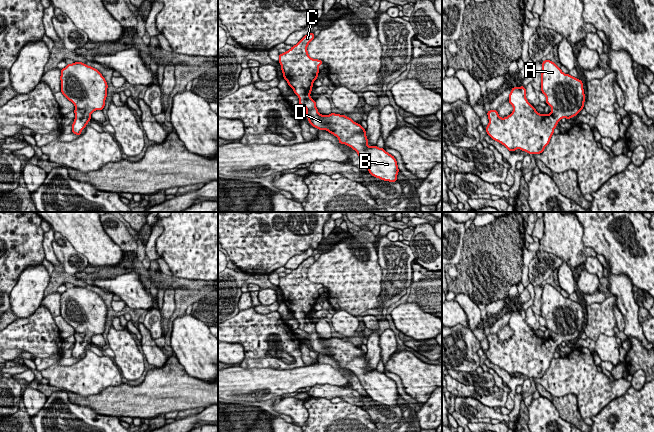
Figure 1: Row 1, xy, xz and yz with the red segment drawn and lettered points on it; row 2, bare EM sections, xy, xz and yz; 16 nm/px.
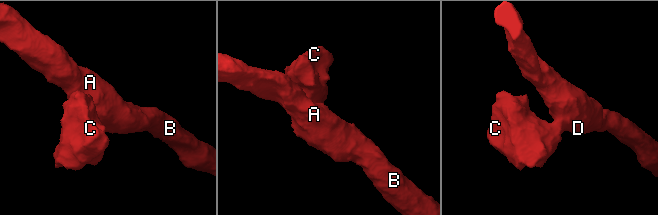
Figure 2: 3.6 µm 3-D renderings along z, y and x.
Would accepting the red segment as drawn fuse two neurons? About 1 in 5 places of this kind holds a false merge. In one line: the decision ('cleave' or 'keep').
keep

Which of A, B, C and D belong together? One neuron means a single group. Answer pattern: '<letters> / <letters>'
A B C D

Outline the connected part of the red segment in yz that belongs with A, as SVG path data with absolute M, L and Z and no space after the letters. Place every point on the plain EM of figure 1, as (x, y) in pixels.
M542 285L541 297L541 316L546 321L546 328L552 332L550 338L540 338L535 334L526 323L526 313L513 311L509 318L509 327L513 330L513 336L505 342L501 342L497 334L487 336L489 348L485 351L486 357L495 365L504 369L509 375L516 373L527 376L528 378L541 378L545 371L550 367L557 347L562 342L570 344L575 341L583 332L585 318L583 306L569 298L565 298L552 285Z

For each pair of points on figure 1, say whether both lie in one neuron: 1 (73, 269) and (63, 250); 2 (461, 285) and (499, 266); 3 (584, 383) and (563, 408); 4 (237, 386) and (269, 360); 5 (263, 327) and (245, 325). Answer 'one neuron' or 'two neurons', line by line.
1: one neuron
2: one neuron
3: two neurons
4: two neurons
5: one neuron

